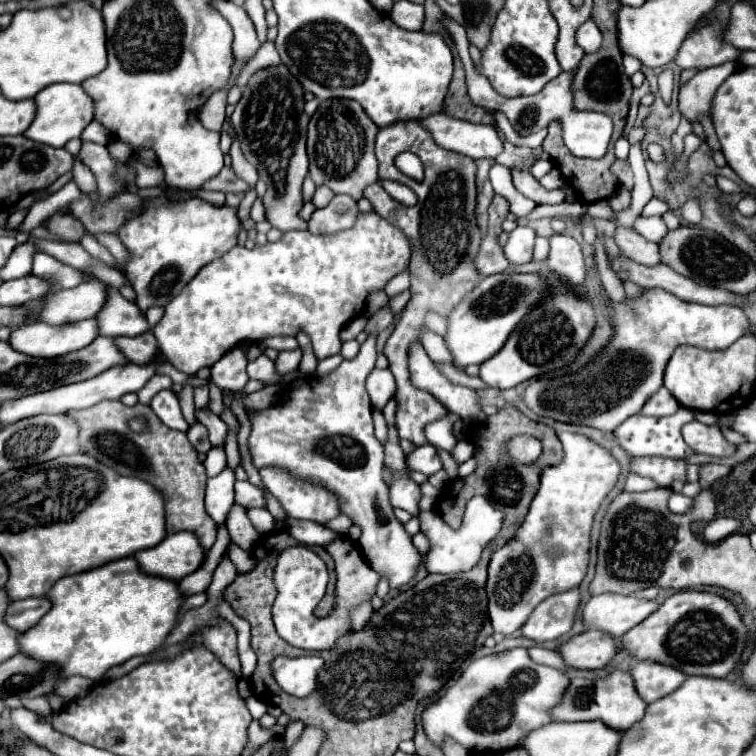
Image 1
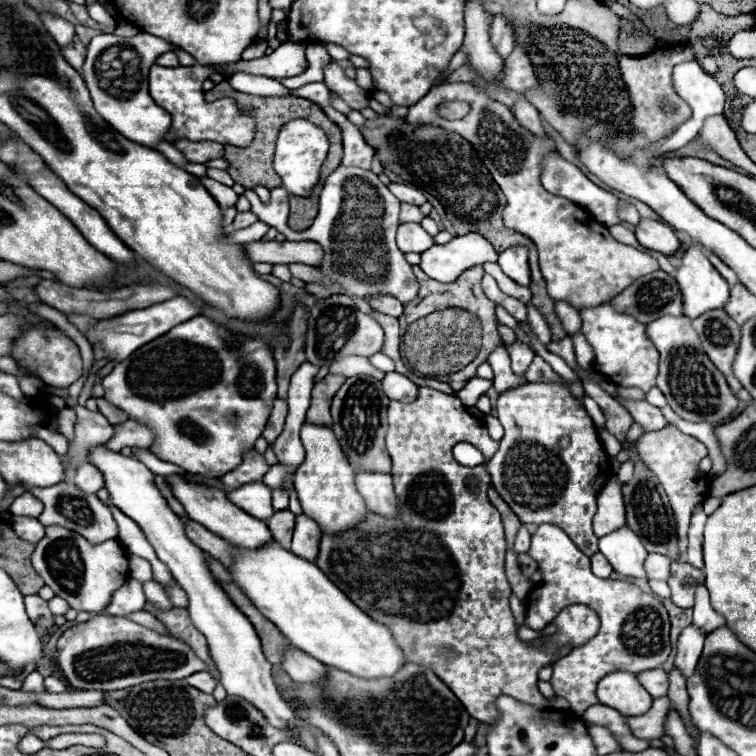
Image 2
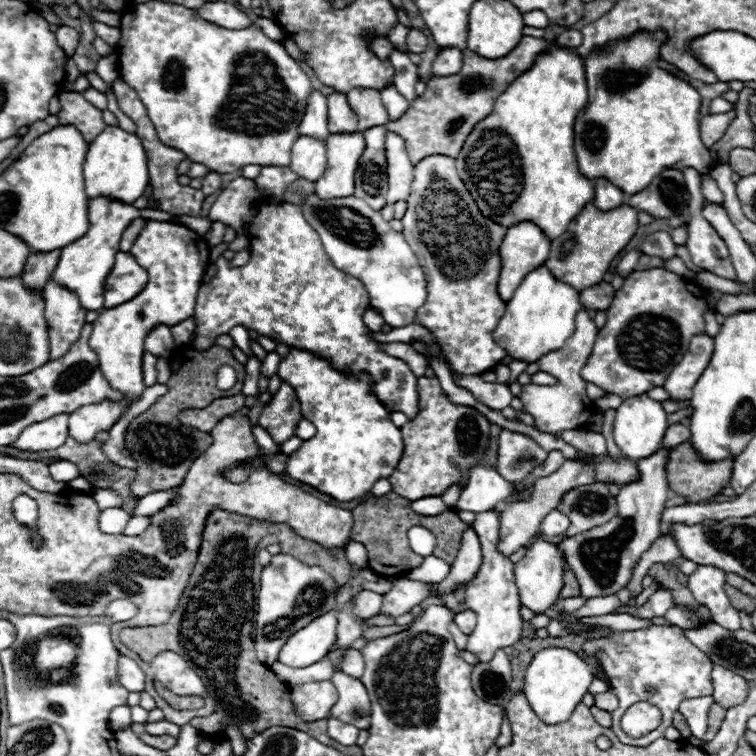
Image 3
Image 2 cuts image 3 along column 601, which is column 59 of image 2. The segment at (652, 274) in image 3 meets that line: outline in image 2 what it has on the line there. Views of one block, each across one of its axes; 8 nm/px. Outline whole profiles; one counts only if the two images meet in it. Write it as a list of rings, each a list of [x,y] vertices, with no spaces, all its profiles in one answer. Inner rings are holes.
[[[40,326],[24,332],[24,336],[16,340],[14,354],[16,354],[14,358],[20,364],[28,366],[28,370],[36,372],[48,386],[54,386],[54,388],[68,388],[82,376],[82,358],[80,358],[78,346],[68,336],[64,336],[62,330],[52,326],[50,330]]]

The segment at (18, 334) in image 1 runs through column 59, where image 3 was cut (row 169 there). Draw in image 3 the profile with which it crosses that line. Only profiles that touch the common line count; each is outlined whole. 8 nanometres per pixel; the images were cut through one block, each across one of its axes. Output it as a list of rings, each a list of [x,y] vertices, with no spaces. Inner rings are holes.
[[[362,132],[330,134],[328,136],[328,168],[316,182],[316,194],[324,198],[352,196],[354,172],[358,168],[360,154],[364,152]]]

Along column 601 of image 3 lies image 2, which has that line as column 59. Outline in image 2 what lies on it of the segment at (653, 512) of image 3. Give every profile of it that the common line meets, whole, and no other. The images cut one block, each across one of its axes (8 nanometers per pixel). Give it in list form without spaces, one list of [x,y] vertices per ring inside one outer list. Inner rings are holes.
[[[62,526],[46,528],[46,536],[32,552],[32,566],[56,596],[64,598],[78,612],[102,614],[110,604],[112,594],[128,580],[126,552],[118,540],[108,540],[94,546]]]

